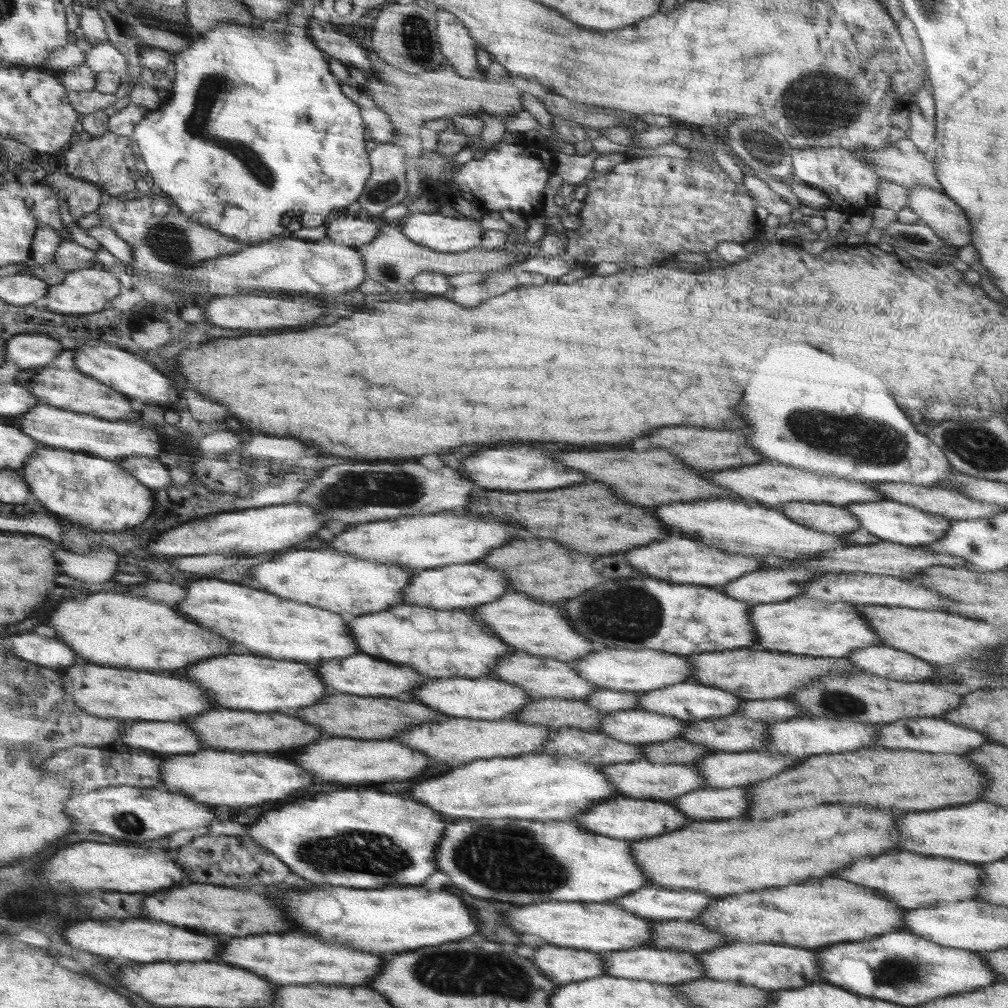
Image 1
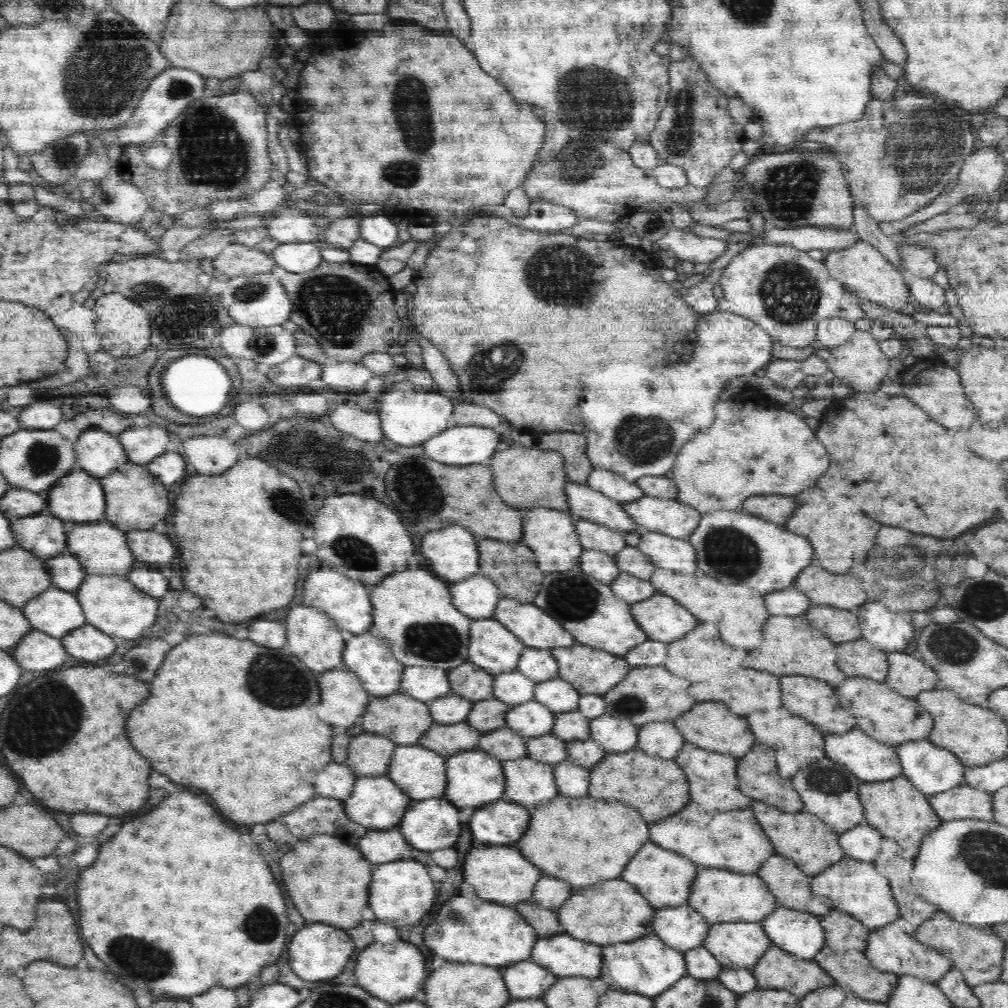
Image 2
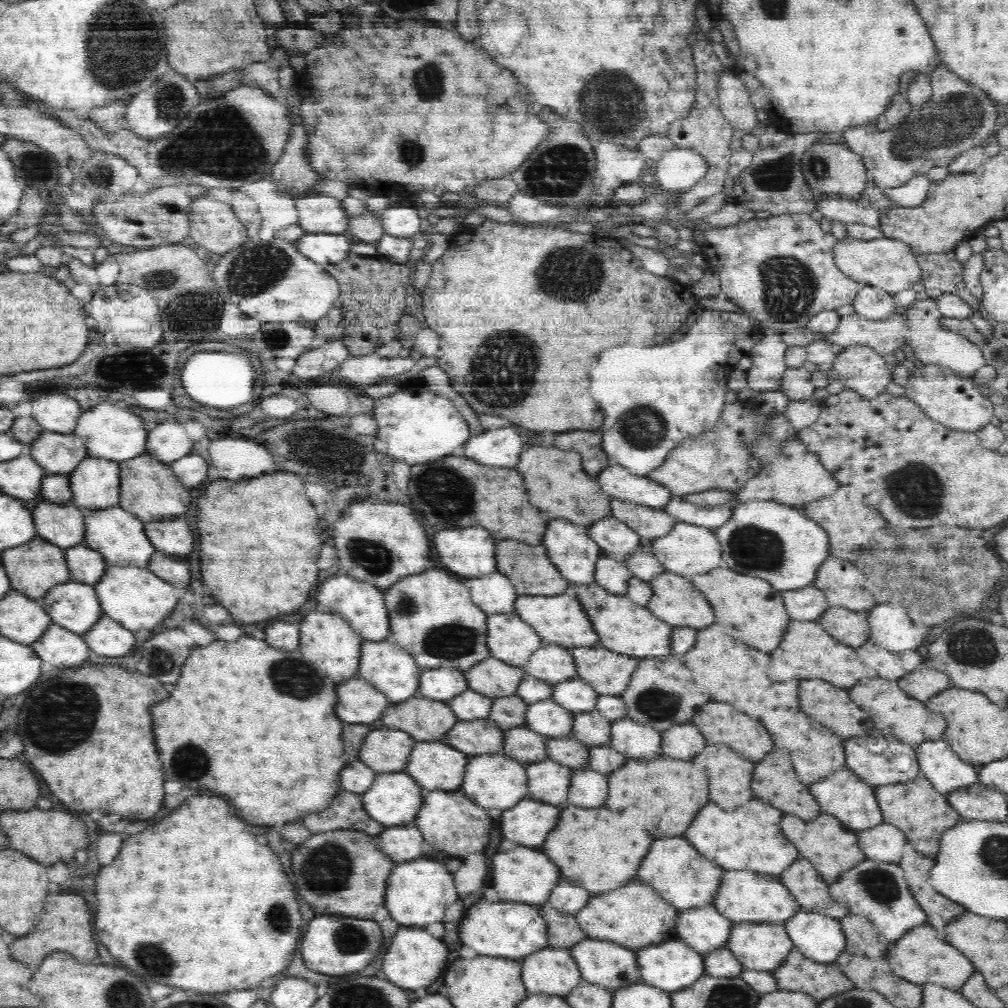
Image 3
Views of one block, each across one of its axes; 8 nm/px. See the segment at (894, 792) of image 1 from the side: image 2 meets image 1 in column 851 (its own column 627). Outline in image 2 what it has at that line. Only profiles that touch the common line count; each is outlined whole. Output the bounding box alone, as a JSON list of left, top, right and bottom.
[588,747,690,824]

